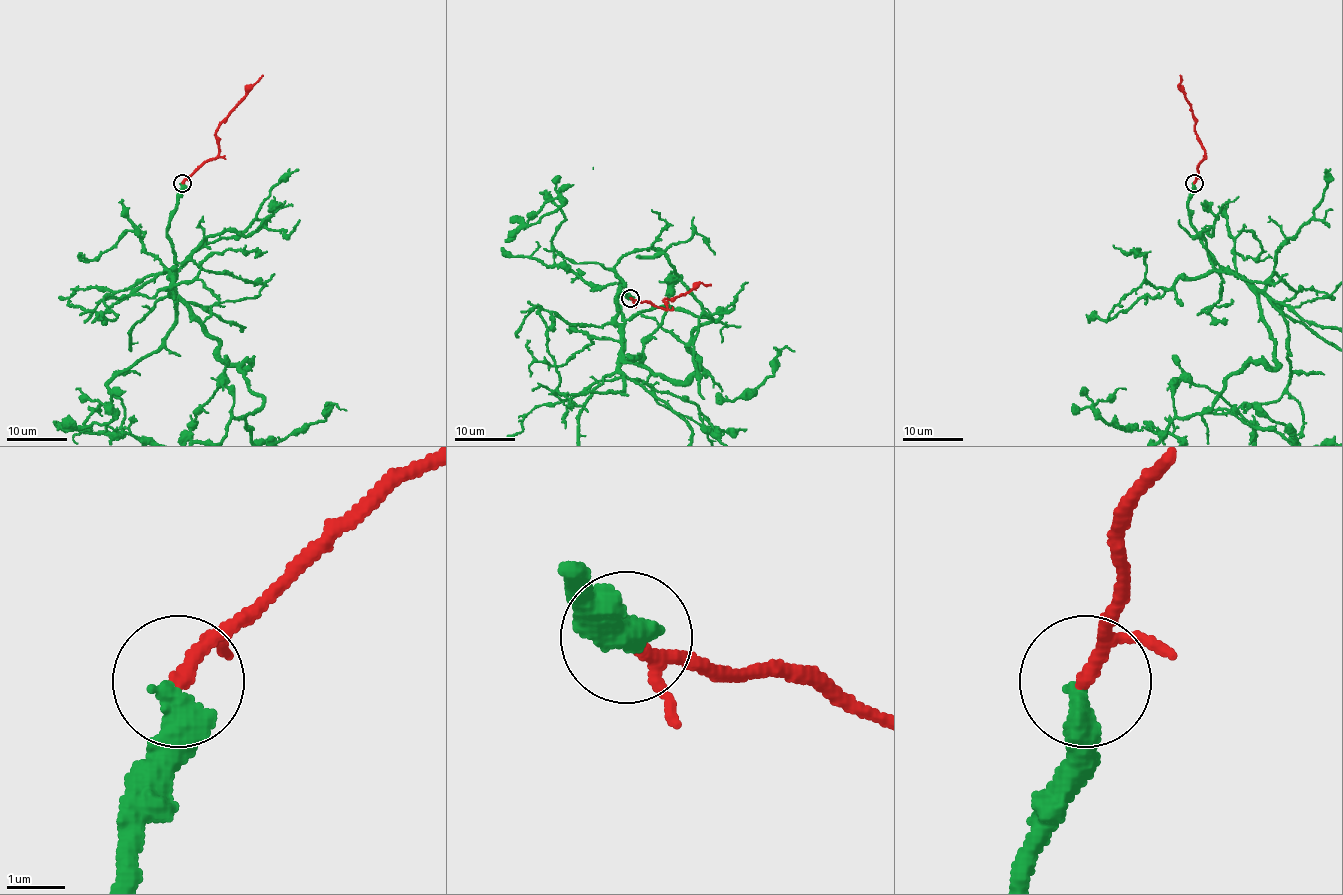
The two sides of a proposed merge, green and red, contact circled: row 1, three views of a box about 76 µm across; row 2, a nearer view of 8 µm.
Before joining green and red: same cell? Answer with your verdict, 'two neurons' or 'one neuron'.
one neuron

